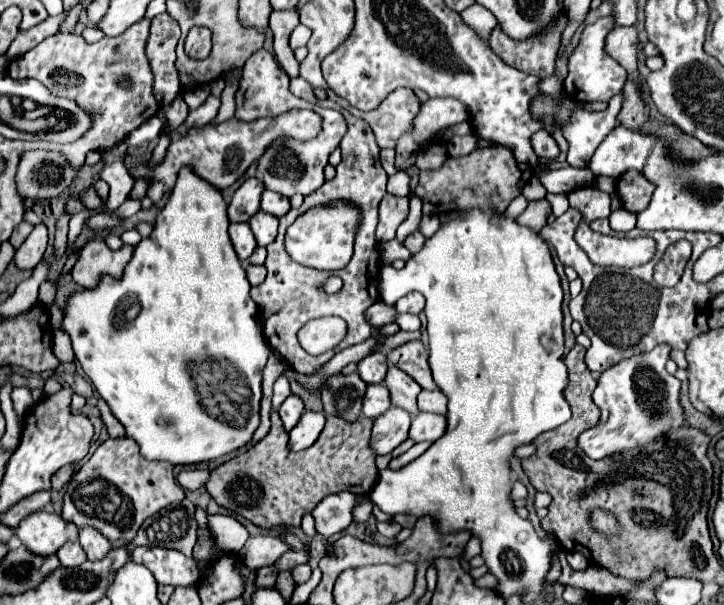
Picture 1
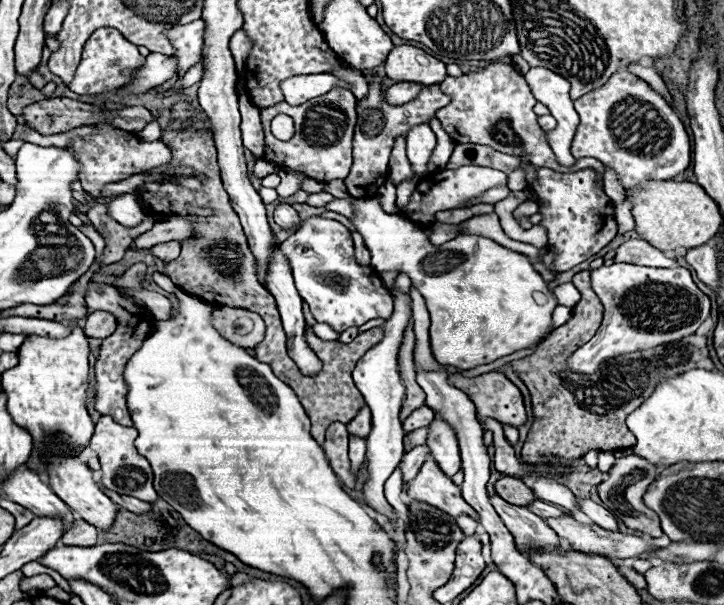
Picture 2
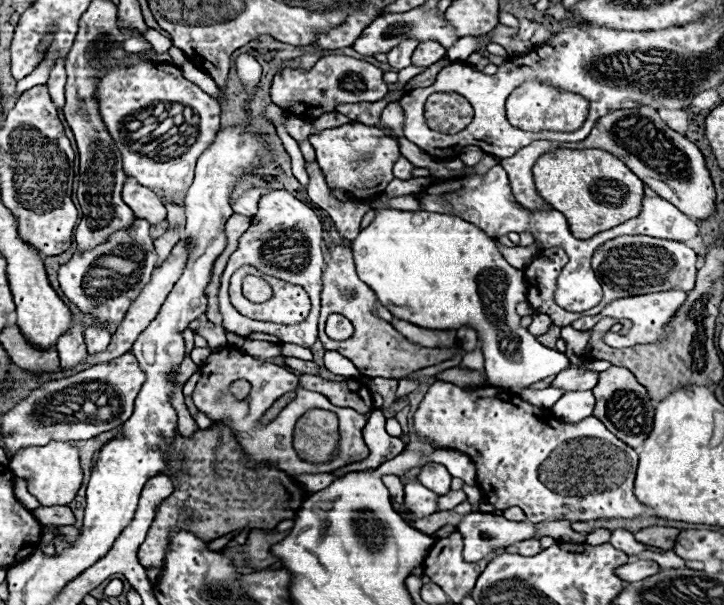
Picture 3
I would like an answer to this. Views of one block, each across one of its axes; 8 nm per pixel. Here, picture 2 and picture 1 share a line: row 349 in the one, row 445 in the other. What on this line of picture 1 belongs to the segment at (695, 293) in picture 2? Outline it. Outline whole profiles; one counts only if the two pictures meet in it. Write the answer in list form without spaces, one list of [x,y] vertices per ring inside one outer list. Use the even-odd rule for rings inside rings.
[[[666,344],[656,346],[654,350],[622,360],[620,364],[608,368],[600,374],[598,386],[594,388],[592,400],[600,406],[600,422],[586,430],[578,444],[590,458],[608,458],[616,452],[646,448],[652,440],[664,440],[672,430],[688,426],[684,408],[680,404],[680,386],[682,382],[666,372],[666,360],[670,348]]]

